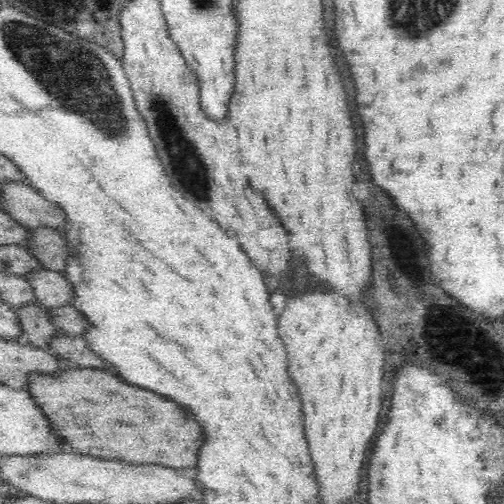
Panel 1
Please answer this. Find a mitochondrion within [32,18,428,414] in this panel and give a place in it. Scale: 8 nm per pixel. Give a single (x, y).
(189, 167)

